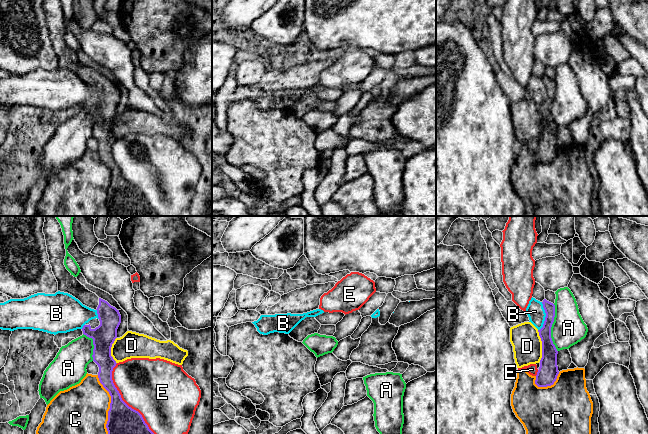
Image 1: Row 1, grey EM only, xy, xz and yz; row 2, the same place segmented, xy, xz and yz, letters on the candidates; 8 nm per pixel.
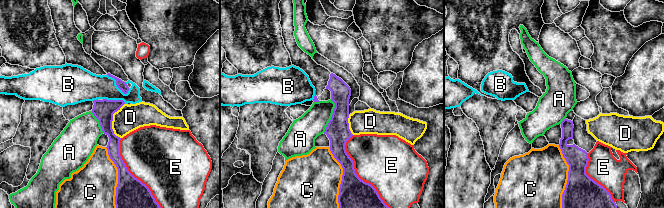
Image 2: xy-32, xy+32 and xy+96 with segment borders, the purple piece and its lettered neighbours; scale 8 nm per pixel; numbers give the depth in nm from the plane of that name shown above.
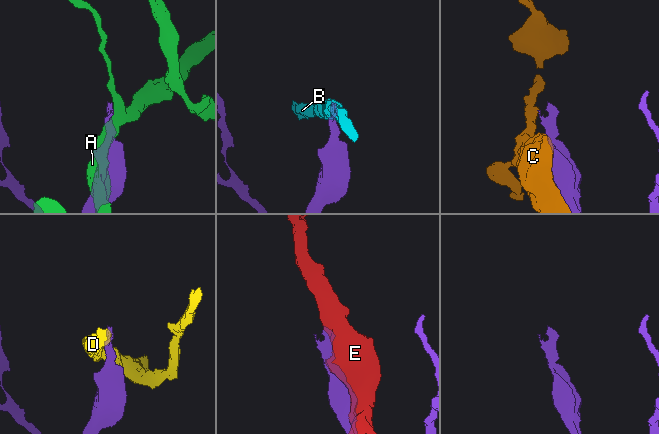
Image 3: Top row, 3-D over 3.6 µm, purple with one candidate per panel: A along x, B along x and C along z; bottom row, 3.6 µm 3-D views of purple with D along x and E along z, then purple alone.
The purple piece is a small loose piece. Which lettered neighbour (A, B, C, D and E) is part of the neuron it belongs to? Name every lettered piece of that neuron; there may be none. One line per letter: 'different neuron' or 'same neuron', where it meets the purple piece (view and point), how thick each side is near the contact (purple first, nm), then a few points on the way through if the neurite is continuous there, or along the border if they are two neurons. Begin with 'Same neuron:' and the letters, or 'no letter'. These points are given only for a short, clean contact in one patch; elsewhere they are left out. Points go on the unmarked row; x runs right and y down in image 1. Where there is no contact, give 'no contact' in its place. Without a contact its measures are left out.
Same neuron: no letter
A: different neuron; contact yz (550, 104); calibres 130 and 260 nm
B: different neuron; contact yz (546, 92); calibres 100 and 140 nm; border yz (542, 78), (545, 96), (538, 106)
C: different neuron; contact xy (110, 183); calibres 320 and 440 nm
D: different neuron; contact yz (542, 122); calibres 160 and 240 nm; border yz (537, 106), (541, 117), (540, 137)
E: different neuron; contact xy (125, 179); calibres 340 and 440 nm

